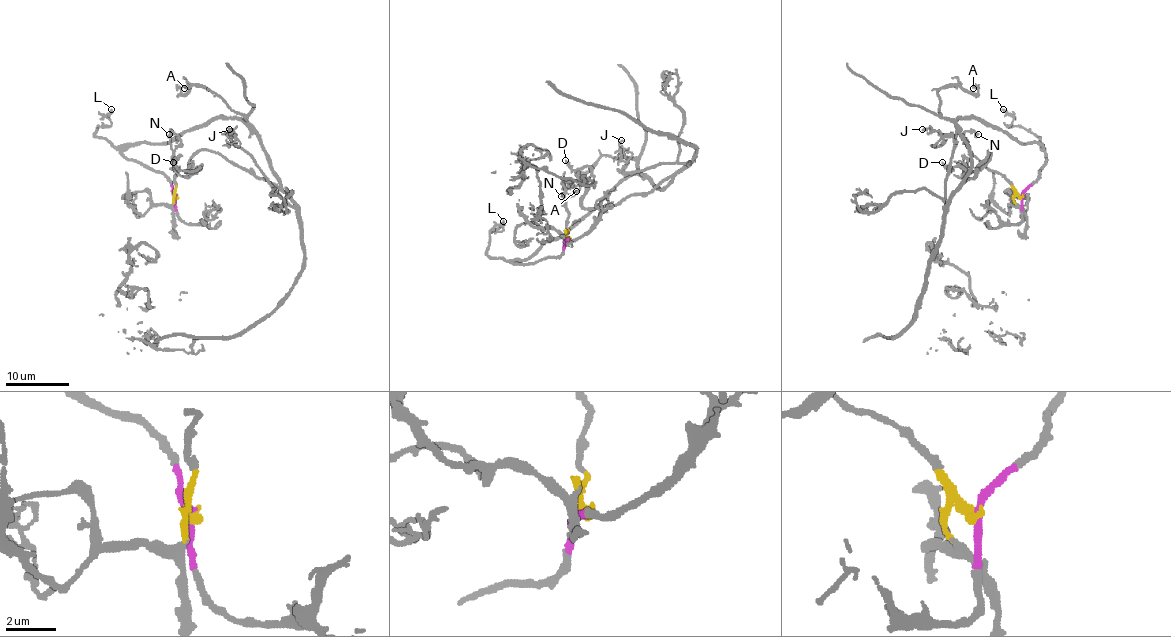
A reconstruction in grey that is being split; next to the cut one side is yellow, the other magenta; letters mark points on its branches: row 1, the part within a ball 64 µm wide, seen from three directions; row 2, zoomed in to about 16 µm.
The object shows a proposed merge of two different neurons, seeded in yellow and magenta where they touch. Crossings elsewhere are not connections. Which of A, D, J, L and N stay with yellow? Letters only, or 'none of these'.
N

